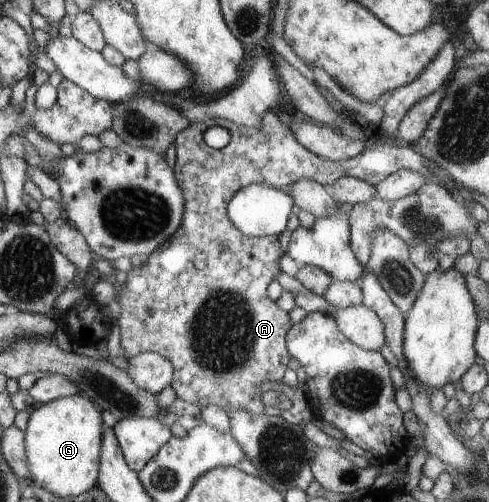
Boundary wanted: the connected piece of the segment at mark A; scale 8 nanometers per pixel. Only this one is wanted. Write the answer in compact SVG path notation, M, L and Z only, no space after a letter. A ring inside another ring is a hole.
M276 110L264 112L262 124L256 128L236 126L220 118L204 122L190 123L174 140L176 144L176 182L184 192L184 218L182 224L168 242L156 248L148 260L140 267L133 267L128 278L116 293L116 301L122 308L122 315L115 320L120 328L120 344L124 354L131 357L152 352L168 358L174 366L171 388L177 399L199 403L203 407L214 404L226 411L228 417L234 410L246 410L252 416L265 414L260 384L262 382L282 382L289 368L291 355L286 342L288 330L293 326L288 313L270 300L267 289L282 272L280 259L284 252L280 249L279 236L250 237L238 231L227 214L228 202L250 184L282 186L294 184L300 178L310 178L322 185L332 185L342 176L352 176L377 186L384 178L398 170L420 172L429 182L437 182L428 170L424 158L414 150L414 145L392 146L386 142L366 148L364 152L342 162L331 162L309 152L294 138L286 121ZM210 126L228 130L230 142L222 149L210 148L204 143L203 135Z

